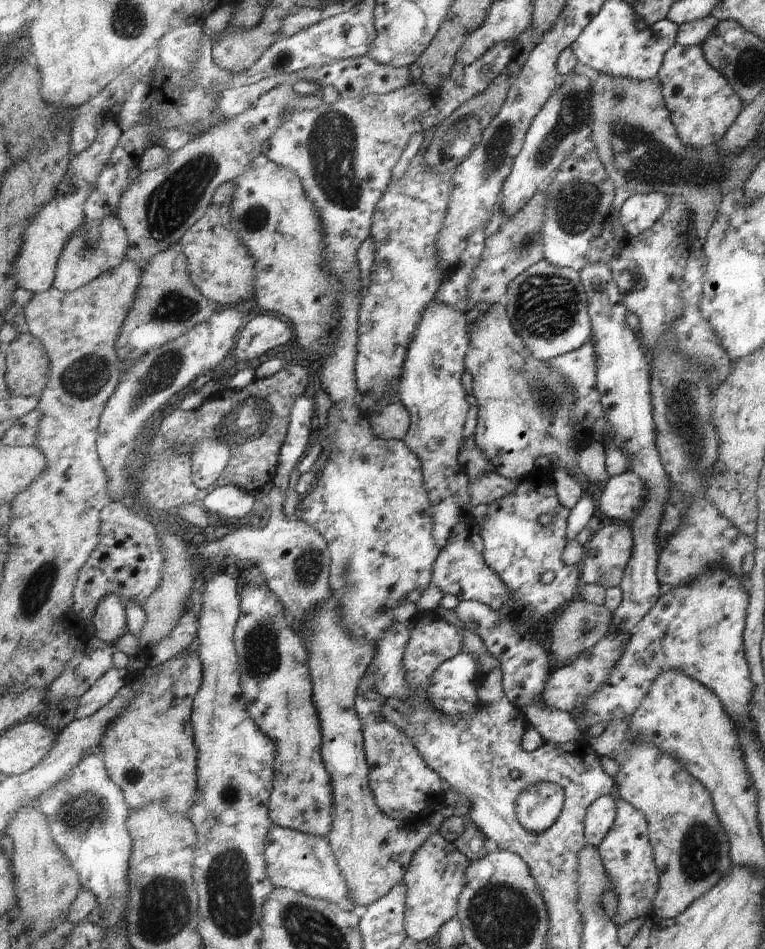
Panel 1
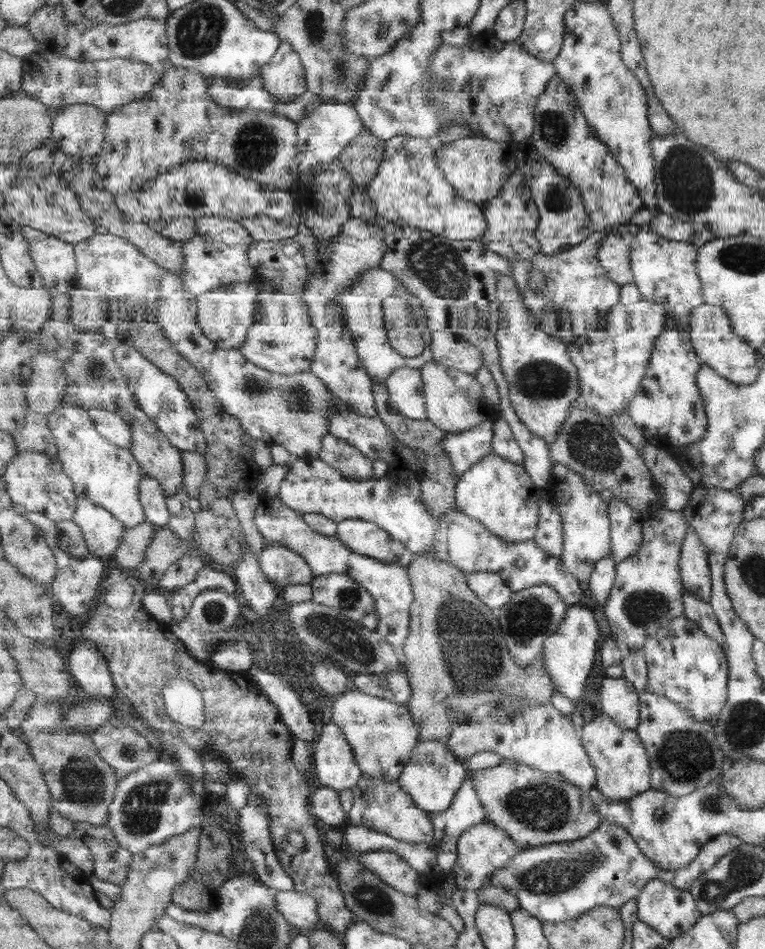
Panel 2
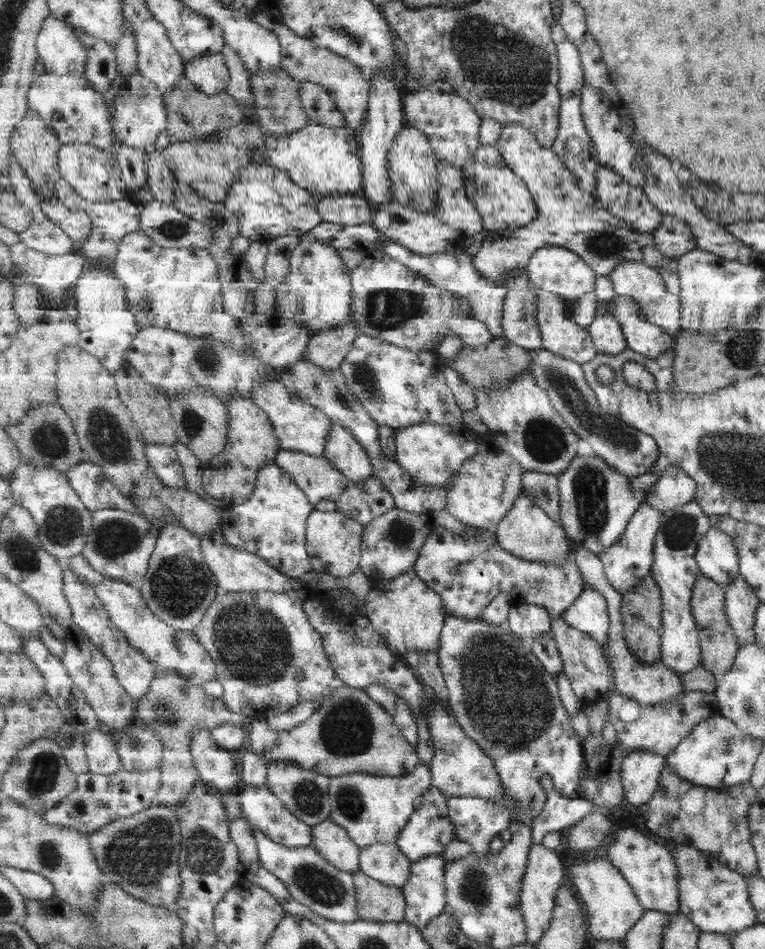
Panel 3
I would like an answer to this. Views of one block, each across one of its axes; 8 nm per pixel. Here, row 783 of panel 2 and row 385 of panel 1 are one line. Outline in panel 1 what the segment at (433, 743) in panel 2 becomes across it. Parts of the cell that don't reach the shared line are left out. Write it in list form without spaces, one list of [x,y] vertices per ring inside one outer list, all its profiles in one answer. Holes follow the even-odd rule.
[[[434,300],[425,310],[424,318],[420,321],[420,326],[408,349],[403,375],[400,377],[399,402],[409,410],[412,417],[411,429],[404,442],[421,460],[424,469],[424,484],[434,507],[434,536],[437,545],[441,548],[461,534],[463,529],[467,529],[468,523],[473,519],[471,516],[472,496],[468,490],[470,482],[464,479],[463,468],[459,462],[464,427],[473,401],[465,391],[463,383],[467,372],[464,361],[472,343],[466,314],[465,311],[459,311],[453,306]]]

